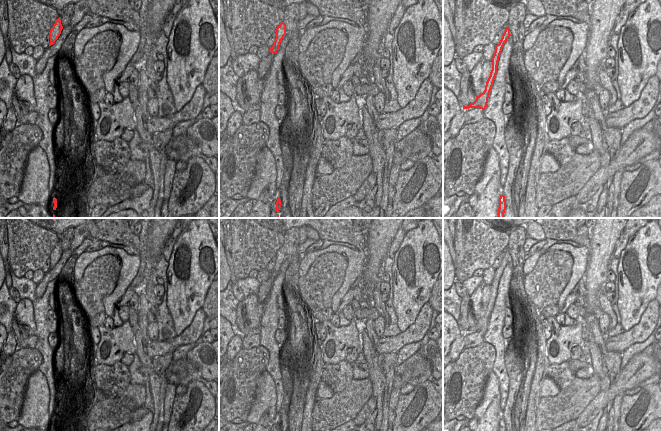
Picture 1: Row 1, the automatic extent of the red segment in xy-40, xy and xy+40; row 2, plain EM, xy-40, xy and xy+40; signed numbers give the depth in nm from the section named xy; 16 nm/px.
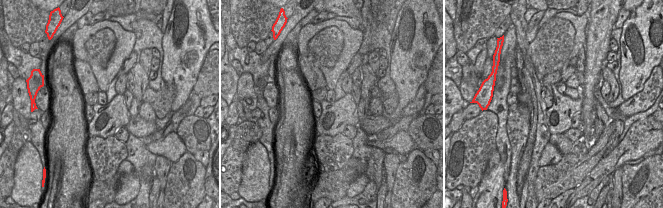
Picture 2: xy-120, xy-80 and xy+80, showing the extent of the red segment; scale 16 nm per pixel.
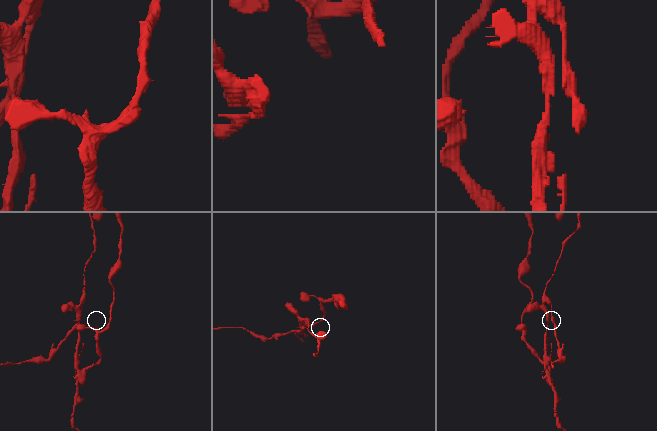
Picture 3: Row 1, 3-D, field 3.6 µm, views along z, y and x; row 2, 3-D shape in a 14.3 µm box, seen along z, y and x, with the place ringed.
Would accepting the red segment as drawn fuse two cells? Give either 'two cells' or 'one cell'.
two cells

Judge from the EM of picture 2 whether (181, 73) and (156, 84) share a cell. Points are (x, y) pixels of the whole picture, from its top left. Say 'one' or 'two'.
two

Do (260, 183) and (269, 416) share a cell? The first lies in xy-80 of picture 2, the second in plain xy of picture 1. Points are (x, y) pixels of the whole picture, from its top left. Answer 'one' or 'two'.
two

